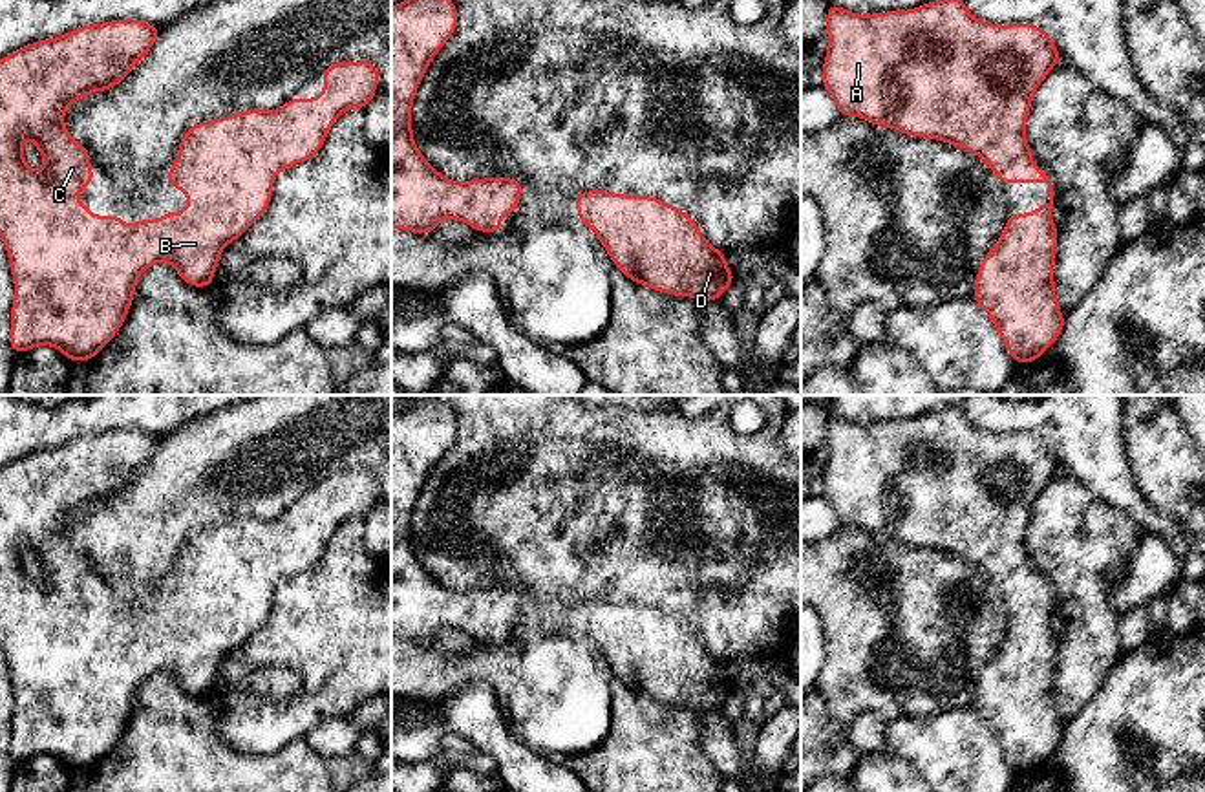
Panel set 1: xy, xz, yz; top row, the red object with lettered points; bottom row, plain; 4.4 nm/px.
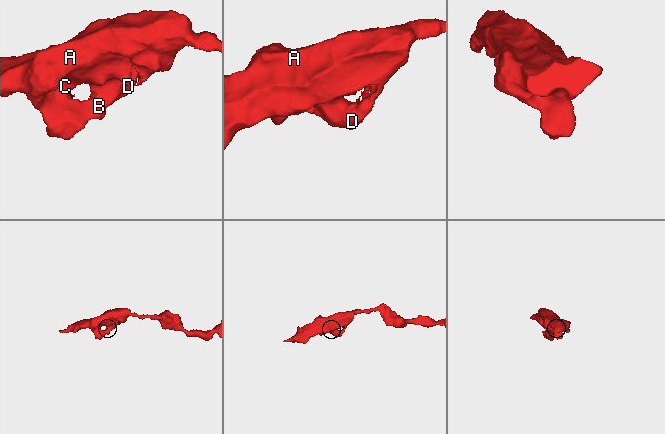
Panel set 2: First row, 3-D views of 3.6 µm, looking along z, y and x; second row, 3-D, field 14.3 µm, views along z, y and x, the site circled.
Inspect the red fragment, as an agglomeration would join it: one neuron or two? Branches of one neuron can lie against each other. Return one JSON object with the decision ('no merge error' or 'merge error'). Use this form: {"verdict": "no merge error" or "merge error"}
{"verdict": "no merge error"}

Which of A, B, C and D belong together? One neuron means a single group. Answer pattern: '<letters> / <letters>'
A B C D

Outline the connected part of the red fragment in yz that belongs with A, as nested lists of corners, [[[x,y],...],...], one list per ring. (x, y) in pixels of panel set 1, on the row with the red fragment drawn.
[[[964,0],[874,15],[830,4],[826,33],[823,86],[834,97],[839,115],[973,152],[1006,185],[1050,185],[1048,203],[1035,212],[1008,216],[1002,236],[980,263],[971,296],[989,315],[1017,362],[1042,357],[1064,327],[1053,284],[1057,225],[1050,210],[1055,192],[1048,172],[1033,165],[1024,128],[1035,90],[1061,60],[1053,40],[1035,24],[982,22],[967,11]]]

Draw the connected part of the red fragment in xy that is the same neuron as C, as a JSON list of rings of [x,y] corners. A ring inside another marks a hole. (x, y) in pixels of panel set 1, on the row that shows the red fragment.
[[[112,20],[77,27],[62,37],[37,40],[0,60],[0,238],[7,249],[15,282],[9,344],[16,353],[37,346],[53,346],[71,362],[91,360],[126,320],[139,276],[155,262],[172,263],[177,274],[194,287],[212,284],[221,251],[236,241],[265,212],[274,177],[322,148],[329,128],[351,108],[366,108],[375,97],[380,73],[371,60],[340,60],[324,73],[324,93],[315,99],[289,99],[278,110],[249,110],[223,119],[192,124],[181,139],[177,157],[165,185],[179,188],[188,205],[159,219],[139,219],[128,227],[121,216],[93,216],[75,198],[93,181],[90,154],[64,126],[64,112],[79,99],[106,91],[124,80],[128,71],[152,49],[159,27],[141,20]],[[31,139],[46,166],[31,170],[22,154],[22,141]]]

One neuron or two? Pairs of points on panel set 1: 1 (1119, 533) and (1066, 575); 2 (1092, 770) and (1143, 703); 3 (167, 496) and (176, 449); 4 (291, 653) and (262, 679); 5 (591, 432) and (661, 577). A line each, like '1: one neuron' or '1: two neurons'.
1: one neuron
2: one neuron
3: one neuron
4: two neurons
5: one neuron

